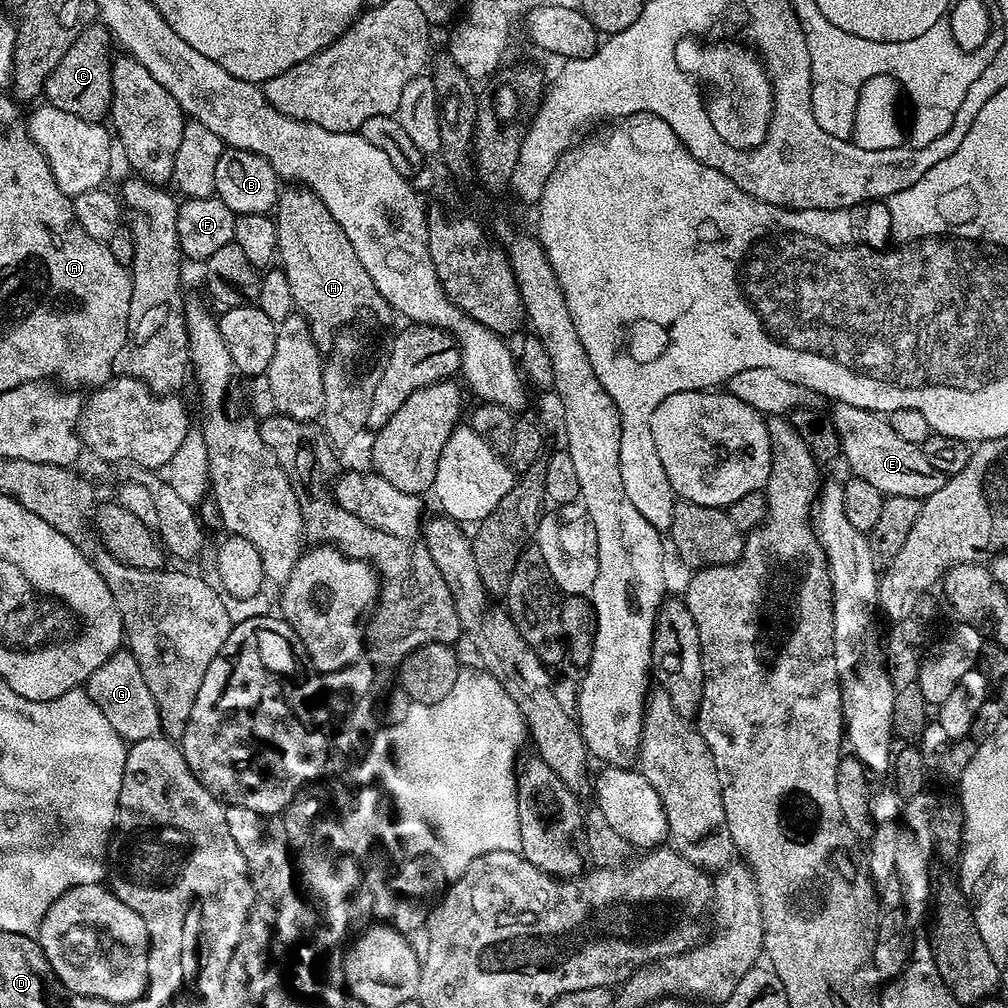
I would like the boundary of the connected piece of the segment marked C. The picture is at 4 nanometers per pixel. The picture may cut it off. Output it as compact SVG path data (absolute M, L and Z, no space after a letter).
M97 22L86 26L86 30L82 30L82 34L74 38L74 46L66 50L62 62L54 66L50 78L44 83L43 99L58 110L66 110L66 114L74 114L74 118L82 118L86 122L103 121L112 107L112 60L108 56L108 44L110 45L110 37L103 24Z

